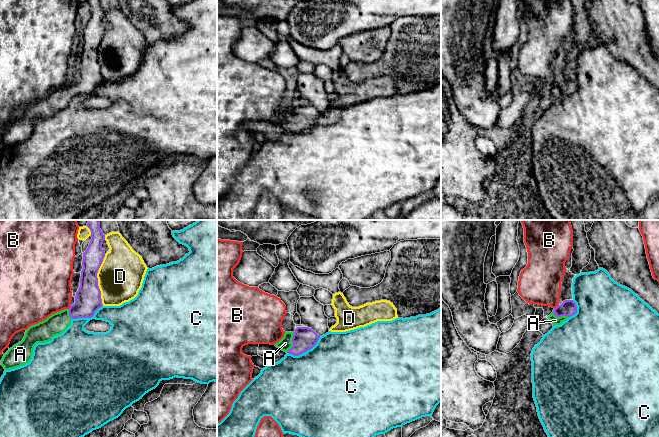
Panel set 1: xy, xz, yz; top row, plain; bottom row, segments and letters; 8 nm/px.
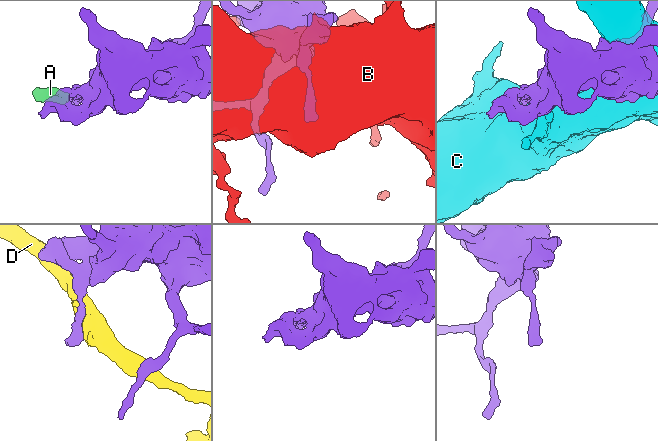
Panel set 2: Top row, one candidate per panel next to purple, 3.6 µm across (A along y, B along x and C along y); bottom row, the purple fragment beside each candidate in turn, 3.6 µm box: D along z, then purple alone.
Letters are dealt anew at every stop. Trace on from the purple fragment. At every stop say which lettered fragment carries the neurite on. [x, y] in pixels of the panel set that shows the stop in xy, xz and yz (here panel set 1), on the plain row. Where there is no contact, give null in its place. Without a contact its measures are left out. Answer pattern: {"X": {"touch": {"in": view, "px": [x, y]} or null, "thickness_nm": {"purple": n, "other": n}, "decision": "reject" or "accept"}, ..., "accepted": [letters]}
{"A": {"touch": {"in": "xz", "px": [292, 117]}, "thickness_nm": {"purple": 190, "other": 100}, "decision": "accept"}, "B": {"touch": {"in": "yz", "px": [557, 82]}, "thickness_nm": {"purple": 130, "other": 340}, "decision": "reject"}, "C": {"touch": {"in": "xz", "px": [305, 127]}, "thickness_nm": {"purple": 190, "other": 480}, "decision": "reject"}, "D": {"touch": {"in": "xy", "px": [97, 56]}, "thickness_nm": {"purple": 220, "other": 360}, "decision": "reject"}, "accepted": ["A"]}

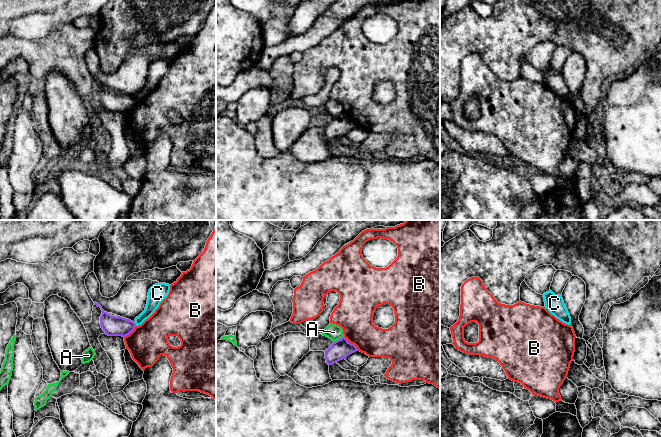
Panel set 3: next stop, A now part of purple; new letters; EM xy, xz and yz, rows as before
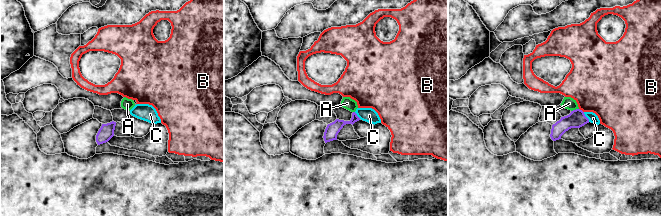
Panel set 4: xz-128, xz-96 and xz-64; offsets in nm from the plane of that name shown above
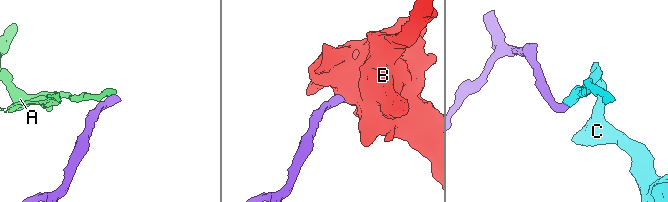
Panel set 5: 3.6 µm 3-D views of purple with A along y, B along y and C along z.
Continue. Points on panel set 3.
{"A": {"touch": {"in": "xz", "px": [339, 115]}, "thickness_nm": {"purple": 160, "other": 130}, "decision": "reject"}, "B": {"touch": {"in": "xz", "px": [352, 120]}, "thickness_nm": {"purple": 160, "other": 300}, "decision": "reject"}, "C": {"touch": {"in": "xy", "px": [135, 100]}, "thickness_nm": {"purple": 160, "other": 110}, "decision": "reject"}, "accepted": []}

